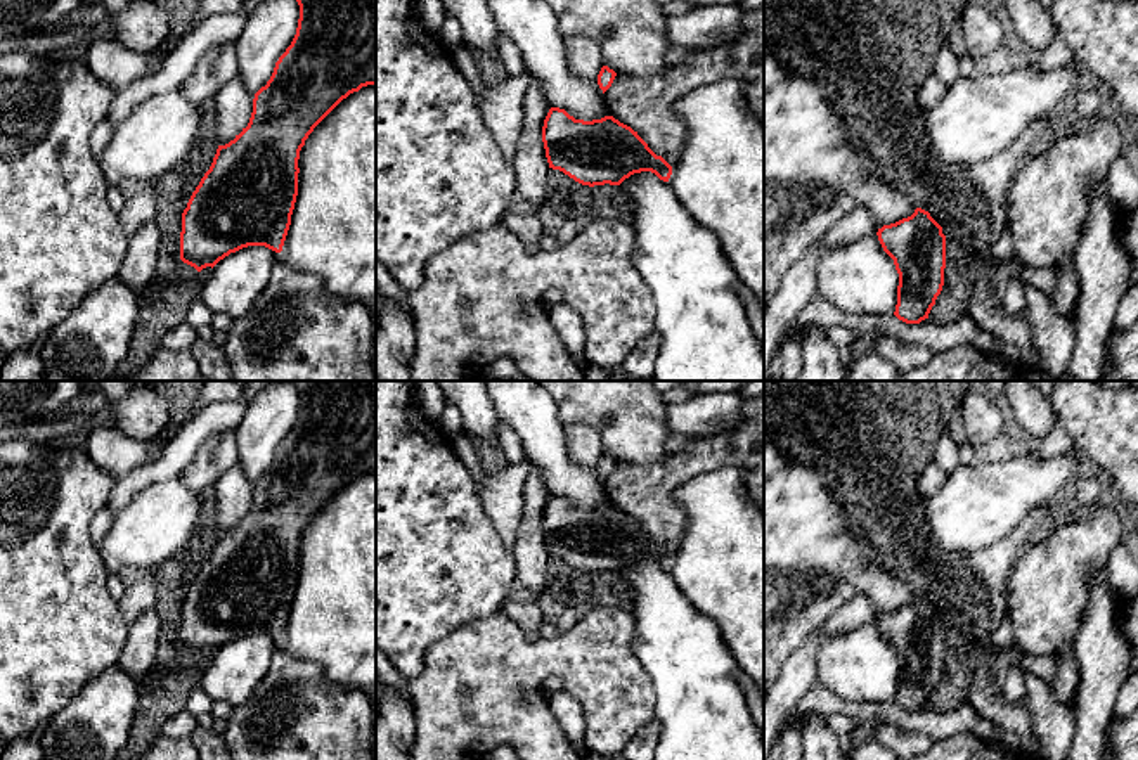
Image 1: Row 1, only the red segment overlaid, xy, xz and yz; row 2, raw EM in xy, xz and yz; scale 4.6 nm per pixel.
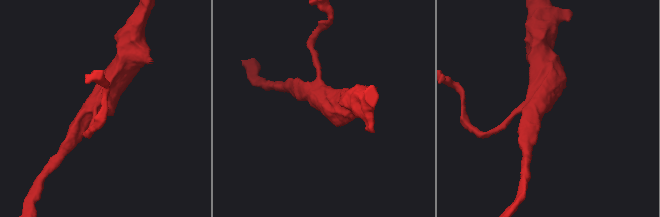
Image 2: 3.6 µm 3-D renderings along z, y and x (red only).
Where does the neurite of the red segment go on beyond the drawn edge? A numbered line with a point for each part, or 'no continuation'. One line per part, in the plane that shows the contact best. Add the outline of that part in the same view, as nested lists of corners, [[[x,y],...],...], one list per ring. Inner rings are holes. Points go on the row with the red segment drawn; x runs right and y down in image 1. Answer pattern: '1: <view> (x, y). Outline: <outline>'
no continuation

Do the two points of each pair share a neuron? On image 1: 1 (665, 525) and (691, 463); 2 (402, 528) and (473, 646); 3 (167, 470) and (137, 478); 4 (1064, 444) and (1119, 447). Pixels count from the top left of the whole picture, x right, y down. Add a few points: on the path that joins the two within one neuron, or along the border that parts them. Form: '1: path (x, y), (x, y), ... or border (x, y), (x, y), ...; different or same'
1: path (665, 509), (665, 489), (676, 478); same
2: border (499, 611), (465, 622), (426, 650); different
3: path (160, 470), (144, 475); same
4: border (1057, 414), (1074, 445); different

